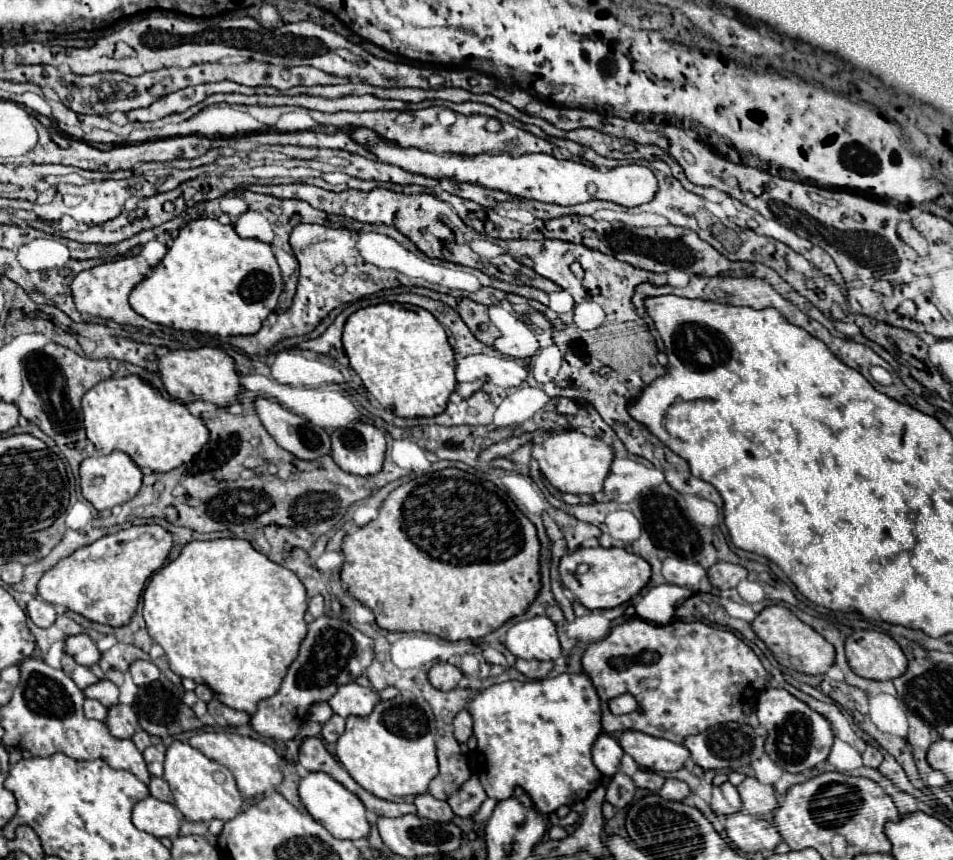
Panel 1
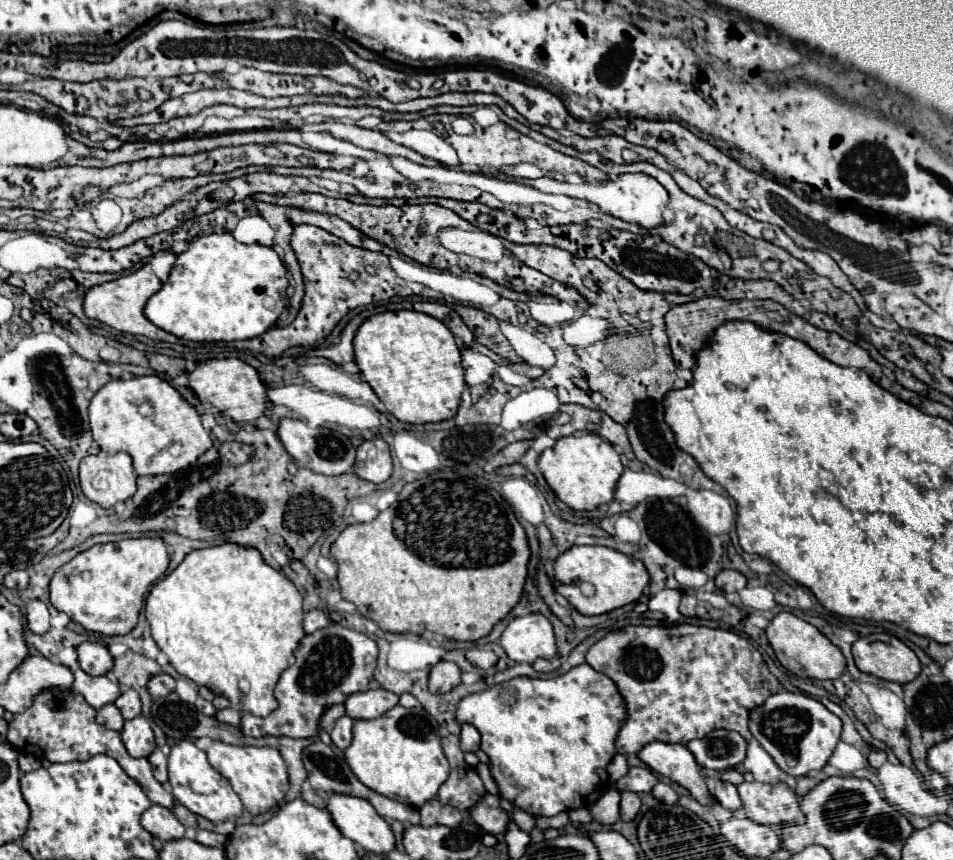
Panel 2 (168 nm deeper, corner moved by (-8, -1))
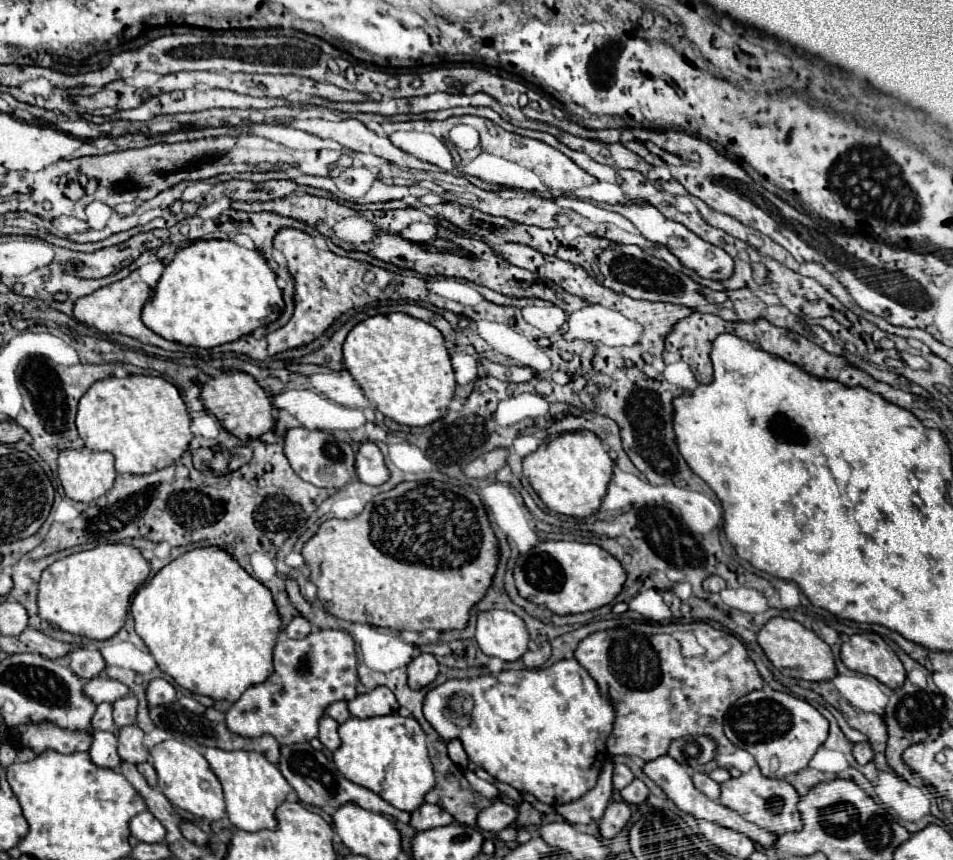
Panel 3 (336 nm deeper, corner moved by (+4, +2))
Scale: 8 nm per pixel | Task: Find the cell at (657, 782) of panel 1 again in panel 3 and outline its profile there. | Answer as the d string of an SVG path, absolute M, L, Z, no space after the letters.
M615 764L615 772L613 772L613 788L615 788L615 790L623 790L627 784L631 784L631 780L635 780L633 772L631 772L625 764Z

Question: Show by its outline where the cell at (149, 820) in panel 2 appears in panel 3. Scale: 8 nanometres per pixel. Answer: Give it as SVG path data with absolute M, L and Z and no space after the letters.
M143 810L141 814L137 814L131 820L131 834L139 840L139 842L163 842L165 840L165 826L147 810Z

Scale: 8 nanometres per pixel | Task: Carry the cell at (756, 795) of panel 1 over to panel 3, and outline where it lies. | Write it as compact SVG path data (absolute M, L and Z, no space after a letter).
M751 768L747 774L741 774L739 778L729 778L721 784L721 804L739 812L745 820L757 824L763 830L769 830L773 834L785 834L785 832L797 832L801 830L801 816L797 812L799 794L797 790L777 778L767 778L761 774L759 768Z

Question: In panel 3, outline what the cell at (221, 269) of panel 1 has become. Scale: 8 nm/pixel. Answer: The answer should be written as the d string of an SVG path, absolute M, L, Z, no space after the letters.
M195 240L185 248L179 248L173 260L165 266L151 298L143 306L141 318L147 328L165 340L173 340L197 348L215 348L225 342L251 334L265 322L273 322L281 316L285 304L281 290L275 284L275 272L259 250L247 250L231 240Z

